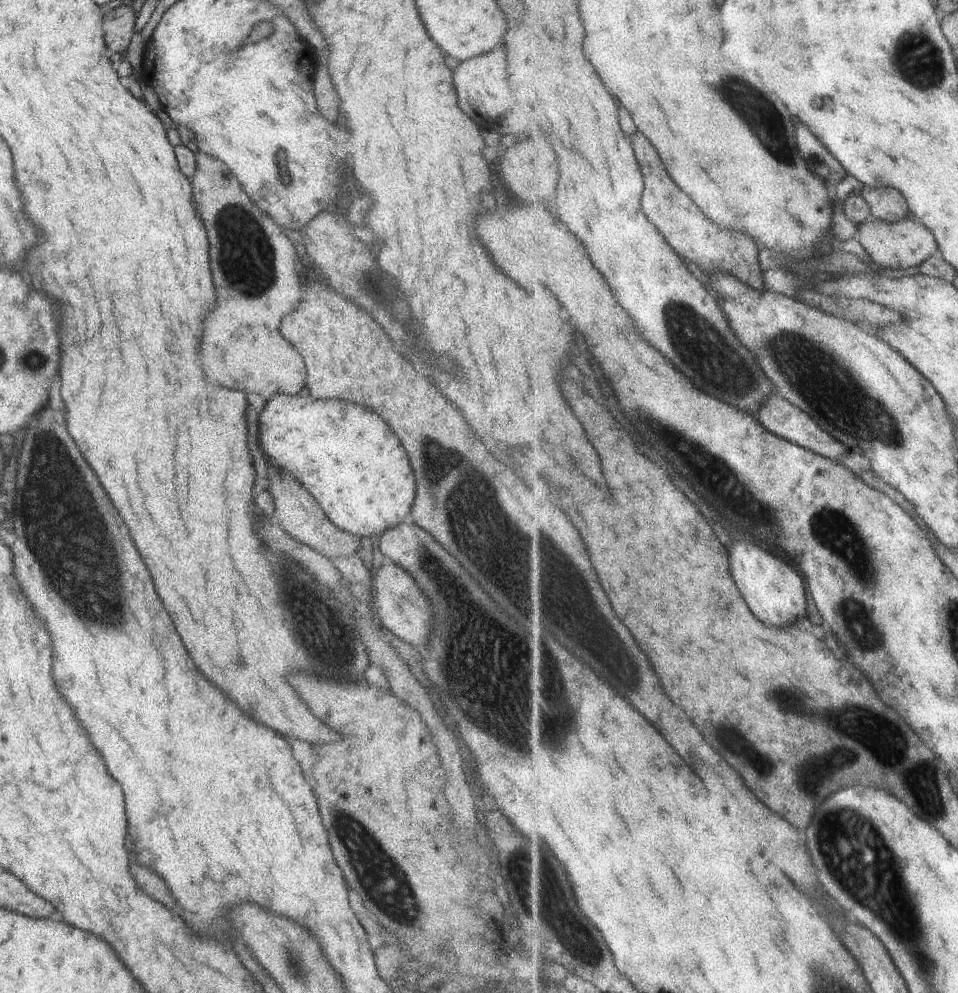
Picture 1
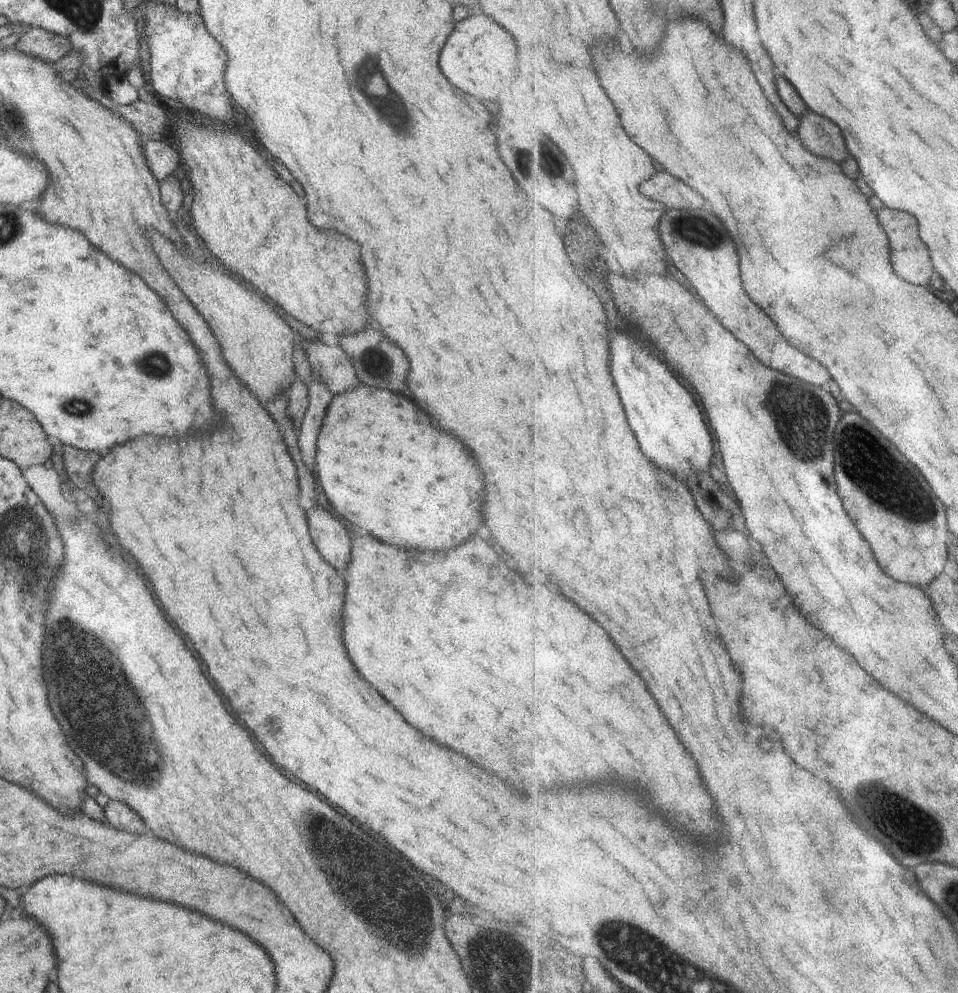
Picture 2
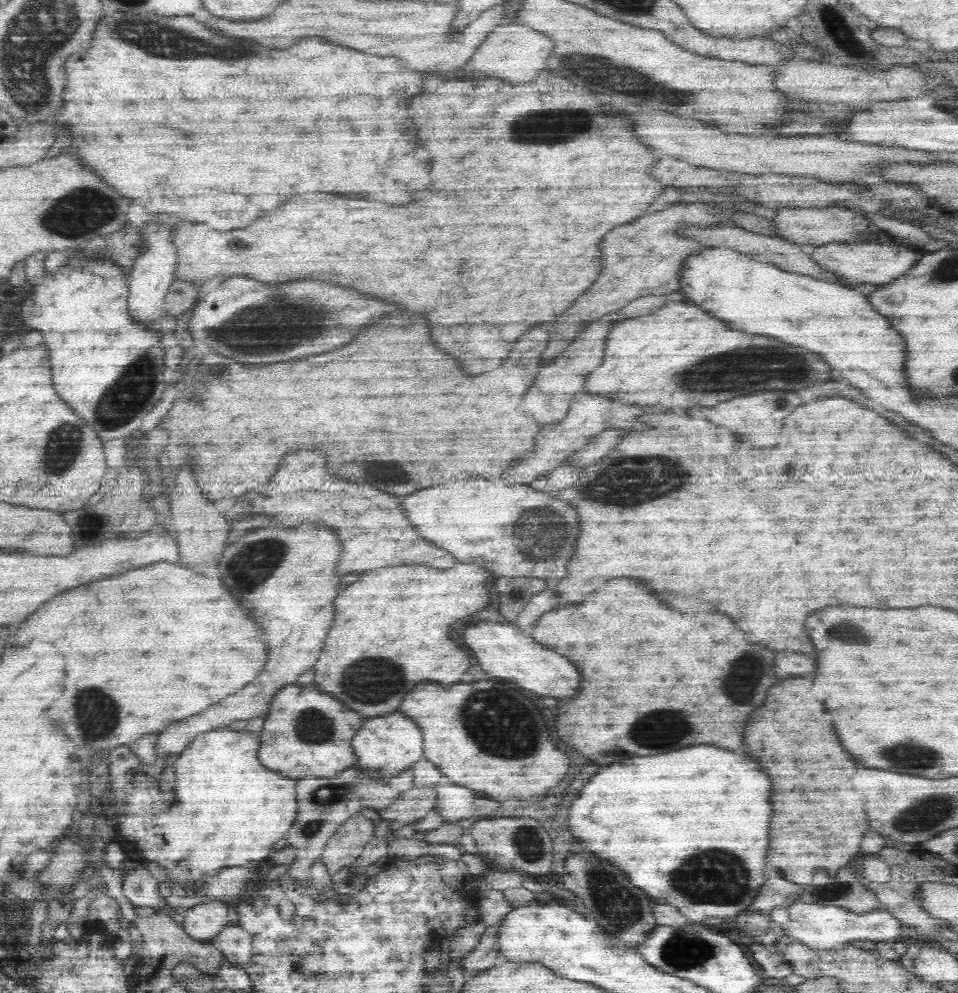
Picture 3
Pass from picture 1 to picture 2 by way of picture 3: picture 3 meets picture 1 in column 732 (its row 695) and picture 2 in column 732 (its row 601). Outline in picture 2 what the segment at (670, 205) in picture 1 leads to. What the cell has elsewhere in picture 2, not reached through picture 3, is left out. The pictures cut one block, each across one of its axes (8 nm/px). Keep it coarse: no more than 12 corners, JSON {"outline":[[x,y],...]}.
{"outline":[[710,210],[662,224],[674,264],[758,360],[826,386],[748,296],[740,254]]}

